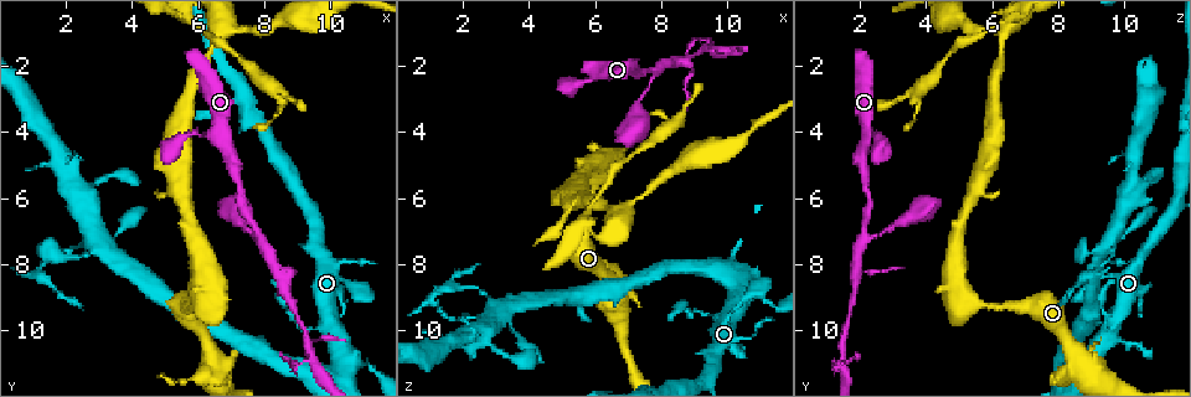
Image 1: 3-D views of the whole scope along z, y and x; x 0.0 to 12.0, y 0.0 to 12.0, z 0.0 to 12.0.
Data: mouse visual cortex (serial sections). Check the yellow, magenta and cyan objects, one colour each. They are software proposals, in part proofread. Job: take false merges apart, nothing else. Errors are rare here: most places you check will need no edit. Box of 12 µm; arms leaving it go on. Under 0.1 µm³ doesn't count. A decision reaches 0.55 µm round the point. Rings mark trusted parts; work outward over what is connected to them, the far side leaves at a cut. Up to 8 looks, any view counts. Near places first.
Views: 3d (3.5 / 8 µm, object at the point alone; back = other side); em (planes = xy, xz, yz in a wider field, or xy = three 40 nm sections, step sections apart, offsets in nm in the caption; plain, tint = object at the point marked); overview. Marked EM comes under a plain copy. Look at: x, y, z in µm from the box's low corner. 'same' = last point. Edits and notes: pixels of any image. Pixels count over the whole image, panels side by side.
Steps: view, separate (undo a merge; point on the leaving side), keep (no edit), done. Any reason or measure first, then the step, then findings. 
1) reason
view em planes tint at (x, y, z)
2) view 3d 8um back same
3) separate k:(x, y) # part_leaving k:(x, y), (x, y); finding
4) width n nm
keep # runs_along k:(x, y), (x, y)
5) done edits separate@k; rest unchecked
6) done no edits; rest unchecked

calibre changes
view 3d 3.5um back at (5.7, 9.3, 6.8)

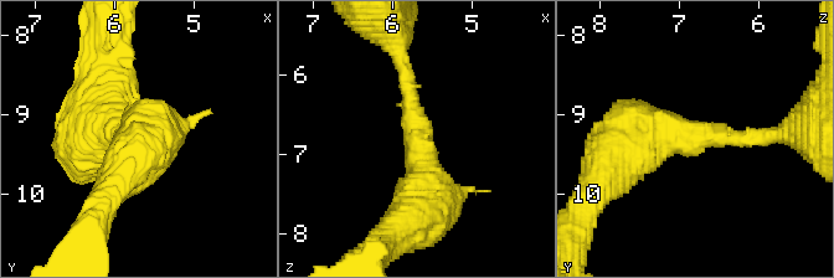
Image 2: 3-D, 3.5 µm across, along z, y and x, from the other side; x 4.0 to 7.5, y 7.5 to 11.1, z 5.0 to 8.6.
shape alone is not enough
view em xy step 2 tint at (5.70, 9.25, 6.80)

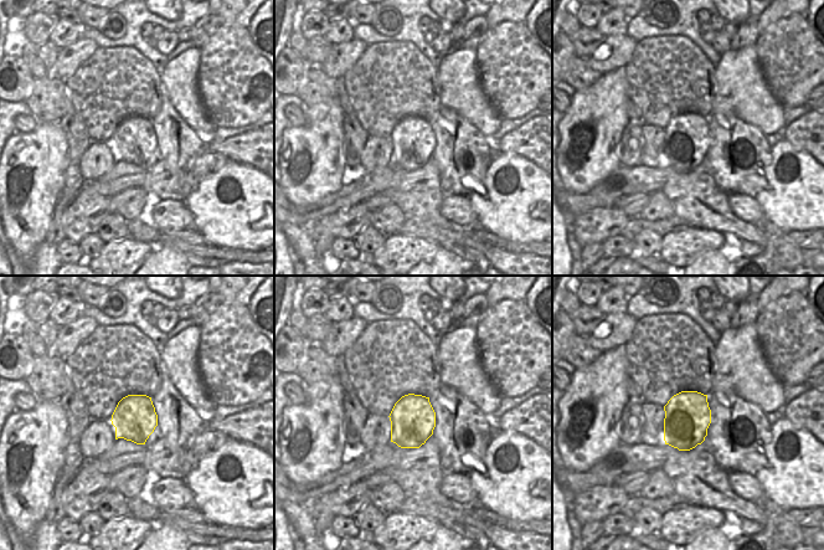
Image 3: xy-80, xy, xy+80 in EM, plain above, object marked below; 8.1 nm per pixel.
keep # runs_along 2:(417, 216), (425, 175), (402, 61); one cell here

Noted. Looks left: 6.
a narrow waist
view 3d 8um at (6.3, 10.6, 8.4)

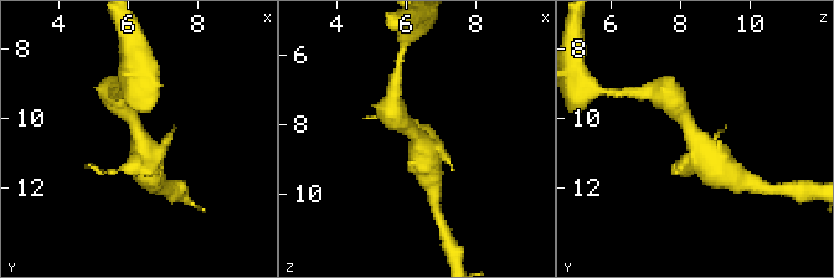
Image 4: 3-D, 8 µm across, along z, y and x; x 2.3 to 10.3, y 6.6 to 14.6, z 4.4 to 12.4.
closer look
view 3d 3.5um at (6.3, 10.7, 8.4)

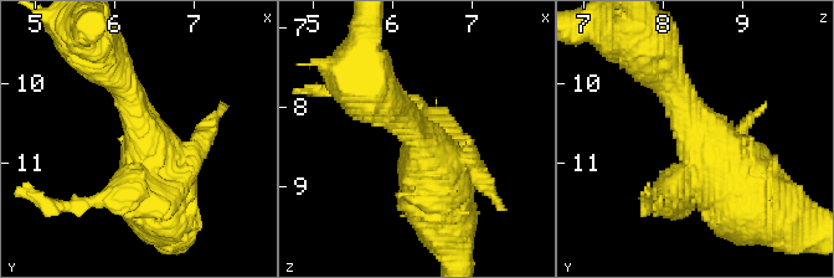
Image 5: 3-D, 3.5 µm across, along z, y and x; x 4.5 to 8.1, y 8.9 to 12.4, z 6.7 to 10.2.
view em xy step 2 tint at (6.35, 10.60, 8.45)

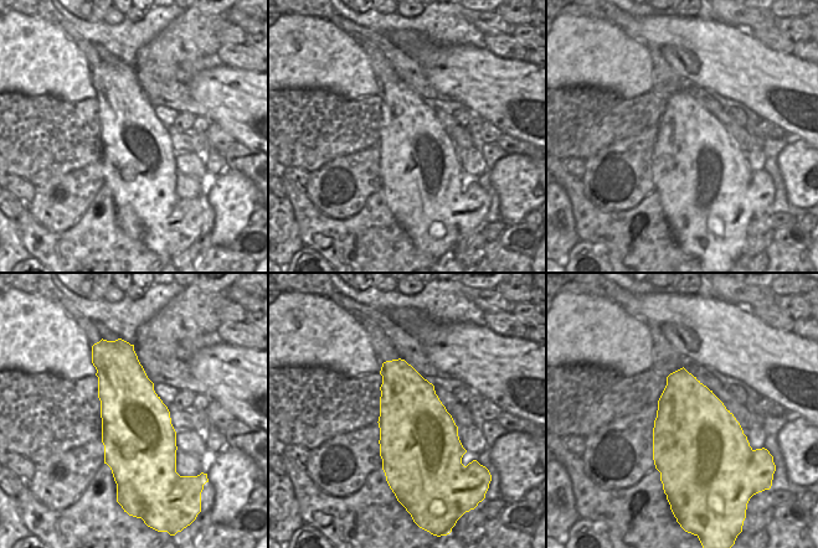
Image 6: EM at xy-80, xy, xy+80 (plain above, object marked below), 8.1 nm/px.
keep # runs_along 5:(677, 91), (715, 153), (778, 214); all the same cell

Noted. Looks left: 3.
calibre changes
view 3d 3.5um at (2.3, 7.5, 9.6)

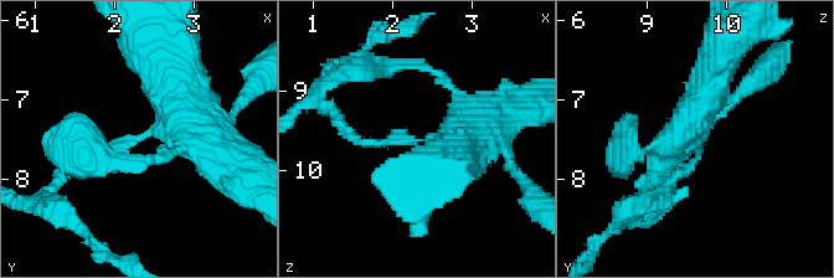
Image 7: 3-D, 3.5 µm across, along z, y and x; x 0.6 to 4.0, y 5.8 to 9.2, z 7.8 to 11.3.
arm_widths 100, 500 nm; shape alone is not enough
view em xy step 5 tint at (2.25, 7.50, 9.60)

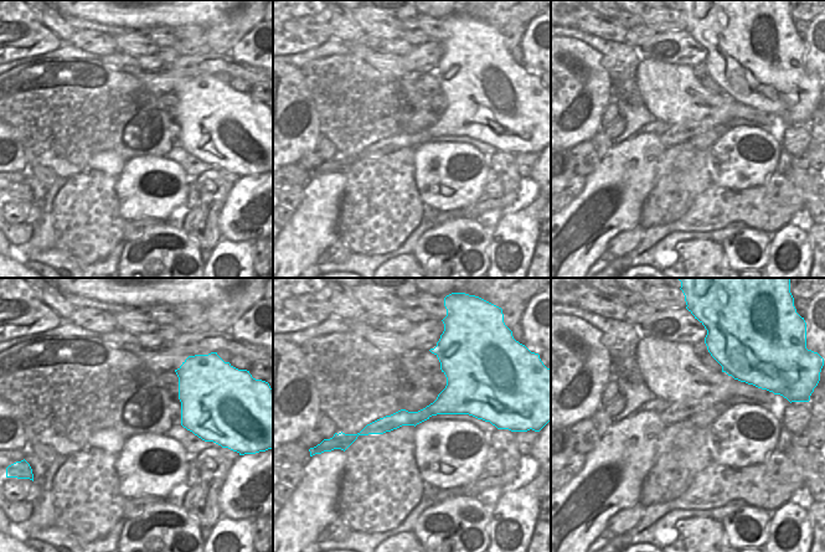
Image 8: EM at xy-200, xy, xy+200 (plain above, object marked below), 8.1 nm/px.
separate 7:(376, 143) # border 8:(418, 411), (424, 411), (429, 416); a second cell is stuck on

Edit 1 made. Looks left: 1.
done edits separate@7; rest unchecked

